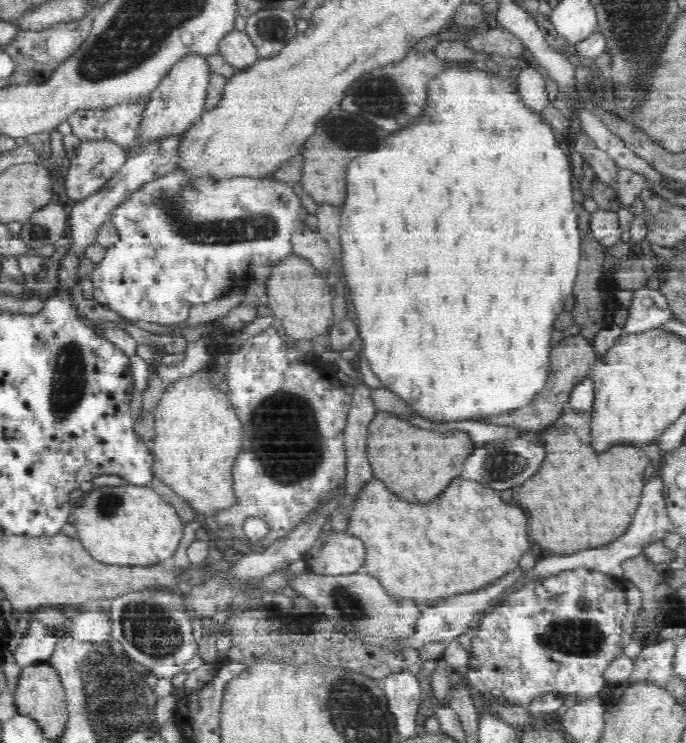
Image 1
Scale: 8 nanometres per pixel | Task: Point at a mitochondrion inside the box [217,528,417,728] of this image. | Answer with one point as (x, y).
(345, 602)

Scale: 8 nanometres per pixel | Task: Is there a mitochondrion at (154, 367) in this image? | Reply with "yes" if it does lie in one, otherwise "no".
no

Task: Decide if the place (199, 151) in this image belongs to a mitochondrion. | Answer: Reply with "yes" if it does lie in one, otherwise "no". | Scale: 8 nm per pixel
no

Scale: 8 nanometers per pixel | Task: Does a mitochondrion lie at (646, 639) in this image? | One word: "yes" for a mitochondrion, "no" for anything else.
no

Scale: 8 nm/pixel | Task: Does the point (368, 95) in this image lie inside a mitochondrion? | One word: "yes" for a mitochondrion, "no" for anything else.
yes

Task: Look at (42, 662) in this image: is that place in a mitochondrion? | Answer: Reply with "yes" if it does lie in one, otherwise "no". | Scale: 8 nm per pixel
no

